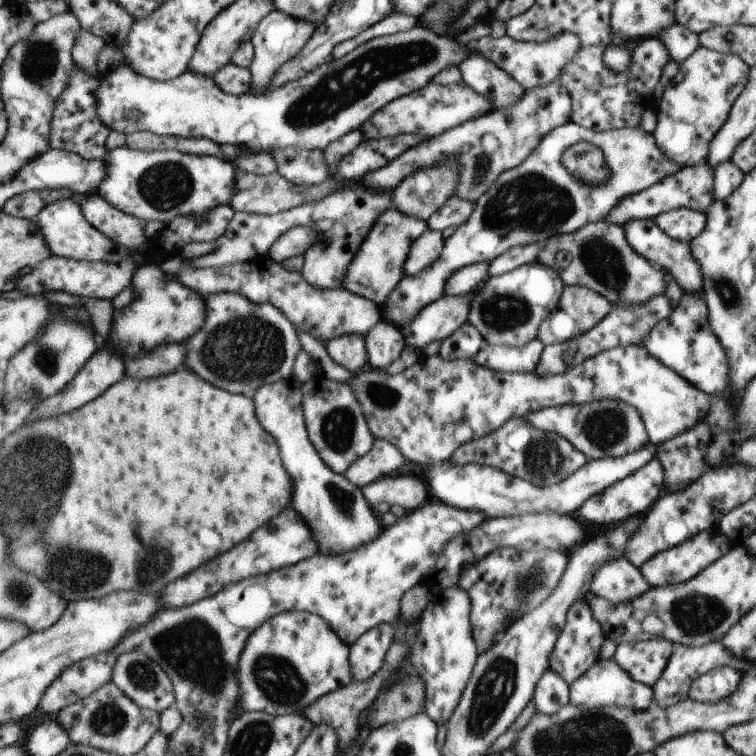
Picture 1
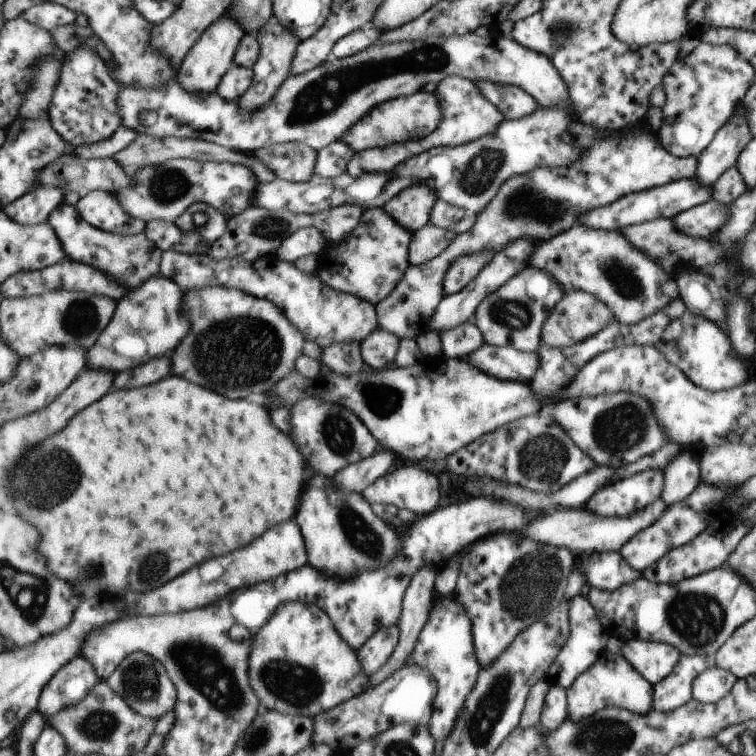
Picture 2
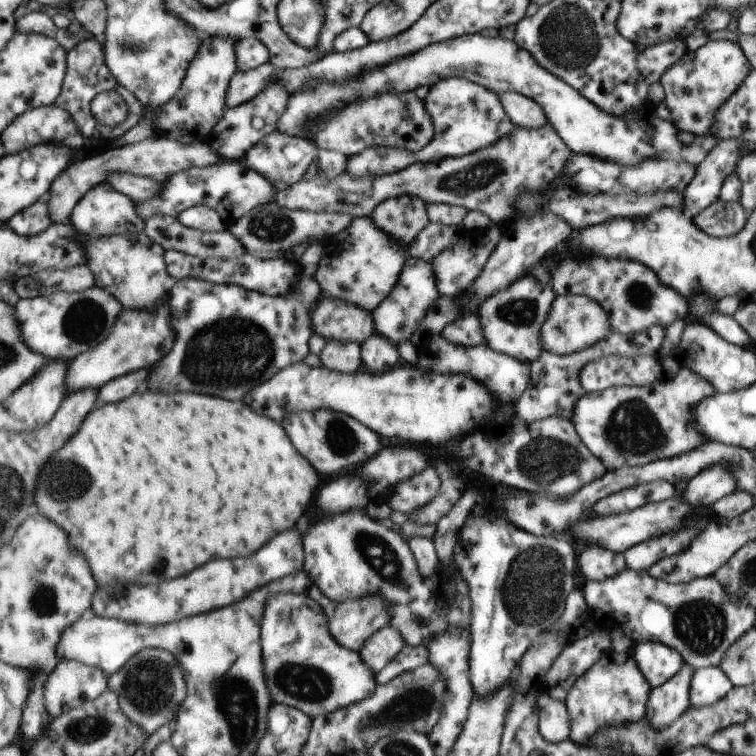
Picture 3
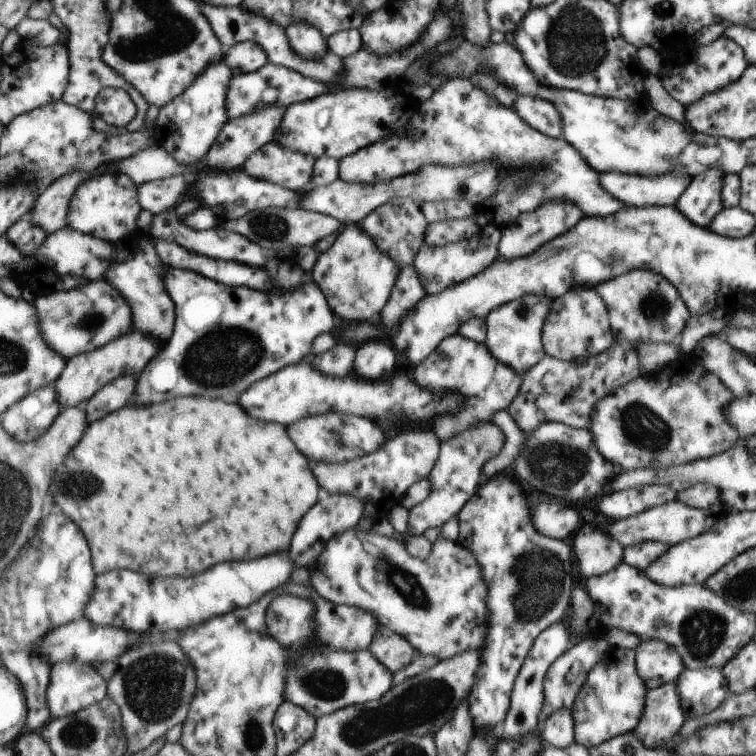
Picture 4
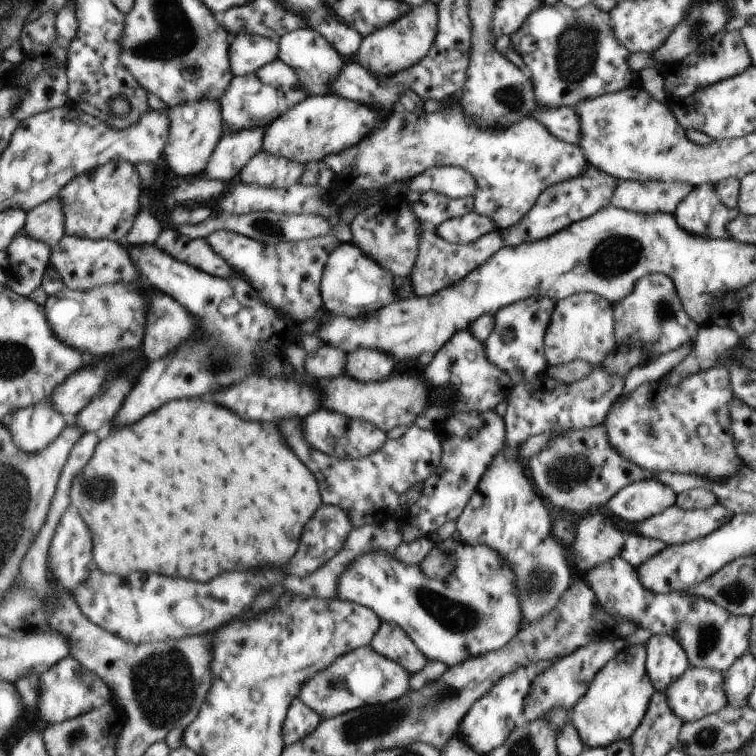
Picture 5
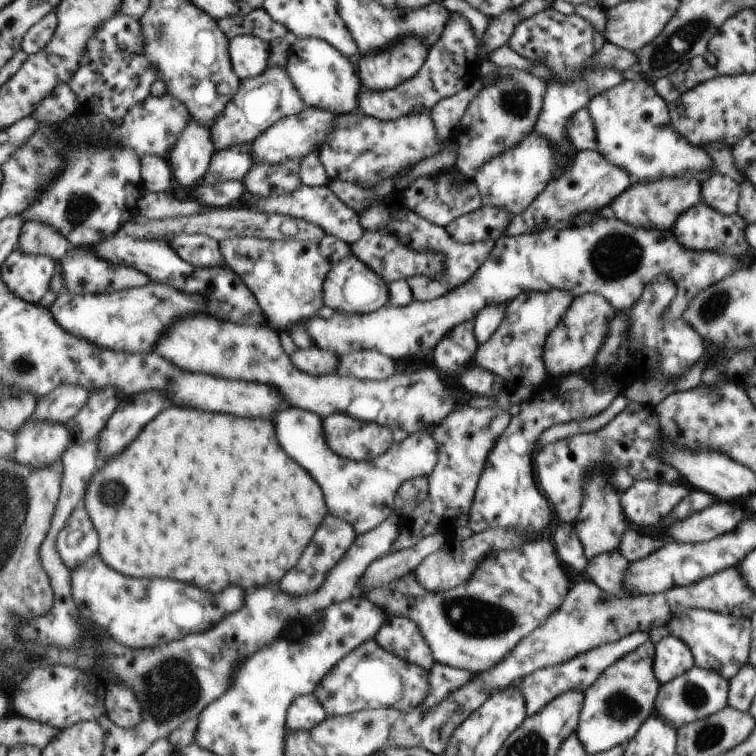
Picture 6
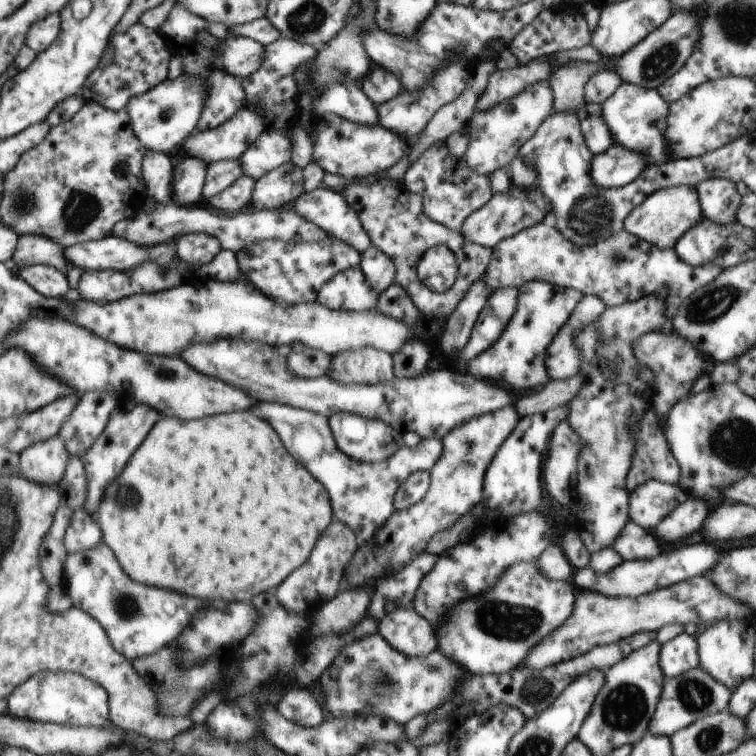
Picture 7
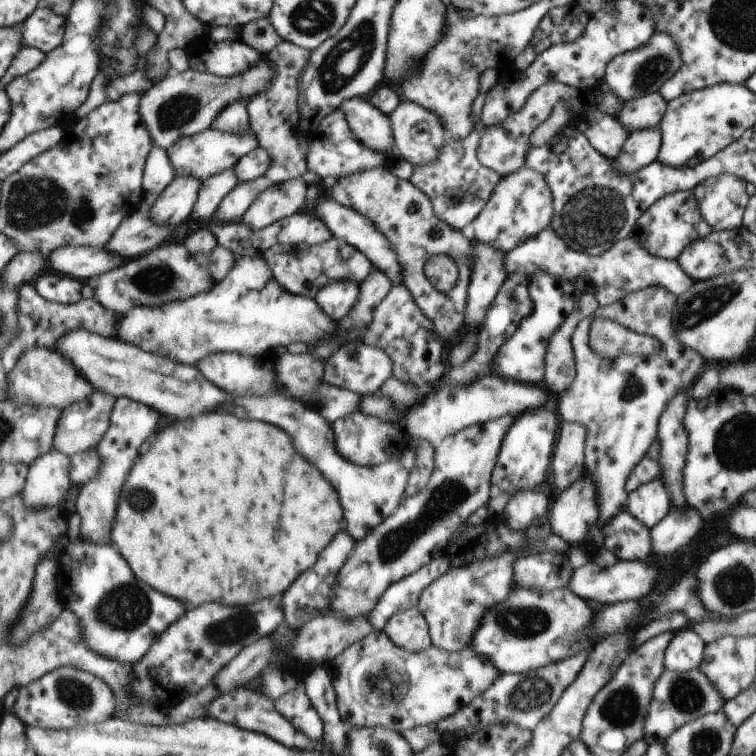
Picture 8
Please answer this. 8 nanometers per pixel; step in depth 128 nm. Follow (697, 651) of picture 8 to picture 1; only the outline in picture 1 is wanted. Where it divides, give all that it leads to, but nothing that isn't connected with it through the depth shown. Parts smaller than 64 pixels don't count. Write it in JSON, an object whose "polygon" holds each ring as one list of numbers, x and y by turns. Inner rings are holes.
{"polygon":[[665,637,620,643,613,658,634,680,654,687,668,670,674,647,673,641]]}

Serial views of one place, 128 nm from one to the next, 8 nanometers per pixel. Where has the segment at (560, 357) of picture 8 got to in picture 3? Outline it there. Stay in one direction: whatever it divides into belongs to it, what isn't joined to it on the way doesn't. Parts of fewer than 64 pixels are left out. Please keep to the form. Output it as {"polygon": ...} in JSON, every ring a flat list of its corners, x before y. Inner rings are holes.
{"polygon":[[558,295,558,304,542,328,542,340,546,340,546,351,568,355,593,347,614,331,609,324,608,311,598,301,585,295]]}

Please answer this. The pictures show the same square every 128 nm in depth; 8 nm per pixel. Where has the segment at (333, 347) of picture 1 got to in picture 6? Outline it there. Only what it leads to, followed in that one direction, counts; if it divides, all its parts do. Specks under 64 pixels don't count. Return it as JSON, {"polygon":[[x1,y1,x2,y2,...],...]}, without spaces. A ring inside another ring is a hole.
{"polygon":[[317,345,308,350,299,349,291,357,300,370,314,376,334,374,338,366,336,353,318,348]]}

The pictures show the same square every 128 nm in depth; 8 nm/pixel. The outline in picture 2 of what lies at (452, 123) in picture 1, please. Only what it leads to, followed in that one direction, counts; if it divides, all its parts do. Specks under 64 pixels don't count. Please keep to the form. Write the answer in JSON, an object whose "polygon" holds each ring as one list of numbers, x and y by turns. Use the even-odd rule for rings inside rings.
{"polygon":[[416,92,414,96,402,98,402,100,390,100,390,104,382,103,378,107,374,107,370,116,366,114,358,120,354,127,342,136,340,142,348,144,354,152,362,152,374,146,386,146,392,142,406,142,408,138,424,138,428,134,432,134,436,128,439,127,442,117,442,110,440,110,440,102,438,98,426,92]]}

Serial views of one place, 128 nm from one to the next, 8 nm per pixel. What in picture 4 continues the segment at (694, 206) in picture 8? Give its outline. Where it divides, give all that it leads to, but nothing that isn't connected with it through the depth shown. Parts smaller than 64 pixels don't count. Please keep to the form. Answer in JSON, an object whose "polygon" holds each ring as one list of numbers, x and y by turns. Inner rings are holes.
{"polygon":[[621,172,598,174,602,188,613,193,616,200,633,207,671,206,689,188,693,178,666,172,660,176,638,176]]}

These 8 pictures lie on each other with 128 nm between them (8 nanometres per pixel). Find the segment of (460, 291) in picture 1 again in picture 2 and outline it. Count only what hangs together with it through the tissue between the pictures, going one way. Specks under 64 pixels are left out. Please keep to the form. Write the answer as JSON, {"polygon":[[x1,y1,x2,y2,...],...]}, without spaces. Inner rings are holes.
{"polygon":[[474,252,468,256,460,256,448,268,445,275,444,289,446,295,460,292,494,256,494,252]]}

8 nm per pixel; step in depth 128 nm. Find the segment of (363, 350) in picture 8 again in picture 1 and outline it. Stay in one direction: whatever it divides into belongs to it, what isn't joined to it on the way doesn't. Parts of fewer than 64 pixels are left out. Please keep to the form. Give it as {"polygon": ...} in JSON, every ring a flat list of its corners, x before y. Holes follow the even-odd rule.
{"polygon":[[382,320,366,334,366,344,370,353,370,364,374,369,385,369,400,357,404,350,401,329]]}

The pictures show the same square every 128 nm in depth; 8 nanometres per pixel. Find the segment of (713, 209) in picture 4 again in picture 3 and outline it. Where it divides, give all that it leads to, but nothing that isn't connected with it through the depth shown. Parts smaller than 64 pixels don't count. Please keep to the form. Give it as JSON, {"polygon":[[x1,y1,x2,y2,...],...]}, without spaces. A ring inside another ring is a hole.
{"polygon":[[737,139,720,140,704,162,696,166,696,178,683,192,685,204,682,212,690,219,696,217,719,199,724,180,735,173,743,152,742,141]]}

